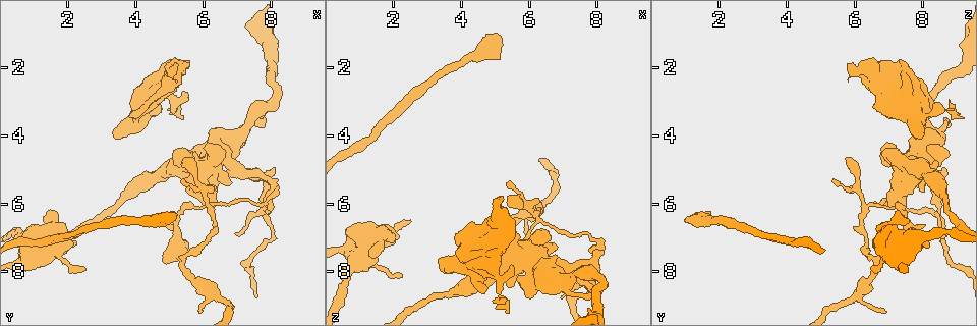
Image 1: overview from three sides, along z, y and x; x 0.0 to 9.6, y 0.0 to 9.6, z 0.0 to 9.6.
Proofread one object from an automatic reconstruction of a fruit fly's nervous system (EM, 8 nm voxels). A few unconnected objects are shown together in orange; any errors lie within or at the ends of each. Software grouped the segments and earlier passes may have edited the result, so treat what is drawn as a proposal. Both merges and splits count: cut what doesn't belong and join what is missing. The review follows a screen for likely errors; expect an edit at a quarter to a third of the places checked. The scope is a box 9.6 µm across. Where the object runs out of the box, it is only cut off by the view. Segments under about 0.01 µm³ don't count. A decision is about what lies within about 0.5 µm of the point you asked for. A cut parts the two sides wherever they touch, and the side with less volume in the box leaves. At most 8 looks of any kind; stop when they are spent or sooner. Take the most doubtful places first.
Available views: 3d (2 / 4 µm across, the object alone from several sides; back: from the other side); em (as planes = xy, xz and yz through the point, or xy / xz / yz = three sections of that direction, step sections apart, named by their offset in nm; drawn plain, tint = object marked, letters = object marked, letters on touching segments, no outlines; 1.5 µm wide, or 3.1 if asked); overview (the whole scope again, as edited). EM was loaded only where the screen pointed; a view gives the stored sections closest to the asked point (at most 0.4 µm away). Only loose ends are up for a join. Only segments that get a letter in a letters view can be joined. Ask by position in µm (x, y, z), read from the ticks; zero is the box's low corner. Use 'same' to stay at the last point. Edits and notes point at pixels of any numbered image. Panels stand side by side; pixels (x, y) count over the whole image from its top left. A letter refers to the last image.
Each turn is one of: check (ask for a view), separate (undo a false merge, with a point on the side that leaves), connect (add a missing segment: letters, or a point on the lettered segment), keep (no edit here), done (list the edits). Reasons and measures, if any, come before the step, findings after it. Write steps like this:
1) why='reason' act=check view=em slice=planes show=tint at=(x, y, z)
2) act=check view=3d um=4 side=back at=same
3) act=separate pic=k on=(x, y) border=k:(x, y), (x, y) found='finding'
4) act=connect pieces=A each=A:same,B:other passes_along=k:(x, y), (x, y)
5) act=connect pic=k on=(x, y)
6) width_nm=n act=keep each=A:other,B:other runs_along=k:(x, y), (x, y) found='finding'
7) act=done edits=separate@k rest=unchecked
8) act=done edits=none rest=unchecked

why='thick turns thin' act=check view=em slice=planes show=letters at=(8.00, 5.65, 7.35)

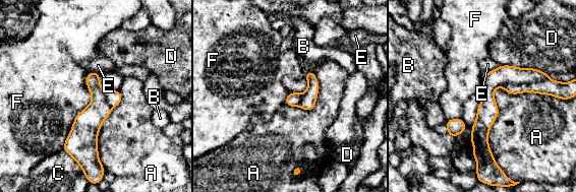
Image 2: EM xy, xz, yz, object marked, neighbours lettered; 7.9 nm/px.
longest_contact=A:750nm act=separate pic=2 on=(552, 87) each=A:other,B:other,C:other,D:other,E:other,F:other border=2:(546, 78), (502, 86) found='two neurons meet here'

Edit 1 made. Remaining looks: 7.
act=check view=overview

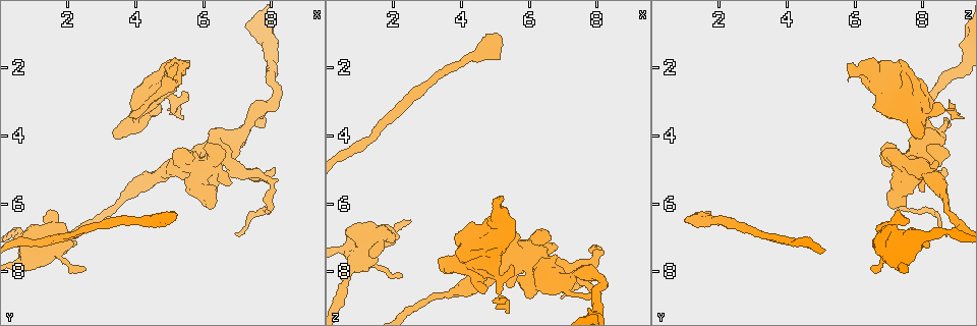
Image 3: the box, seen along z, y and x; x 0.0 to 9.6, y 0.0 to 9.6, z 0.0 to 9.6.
why='branch stops here' act=check view=em slice=planes show=letters at=(2.20, 7.15, 8.10)

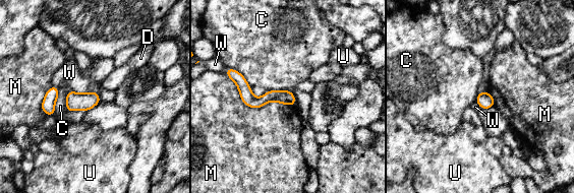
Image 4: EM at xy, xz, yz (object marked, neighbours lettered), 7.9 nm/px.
width_nm=110 act=keep each=C:other,D:other,M:other,U:other,W:other border=4:(70, 88), (76, 92), (93, 90) found='none of them fits'

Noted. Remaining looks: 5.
act=done edits=separate@2 rest=unchecked

